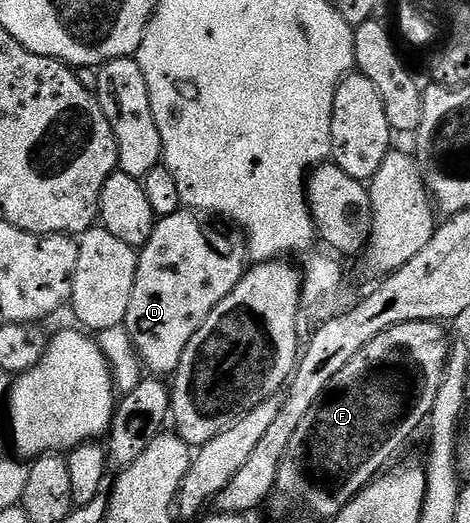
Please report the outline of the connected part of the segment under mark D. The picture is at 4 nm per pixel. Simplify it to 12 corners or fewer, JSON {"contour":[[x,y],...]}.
{"contour":[[187,207],[138,253],[123,326],[175,374],[250,261]]}

